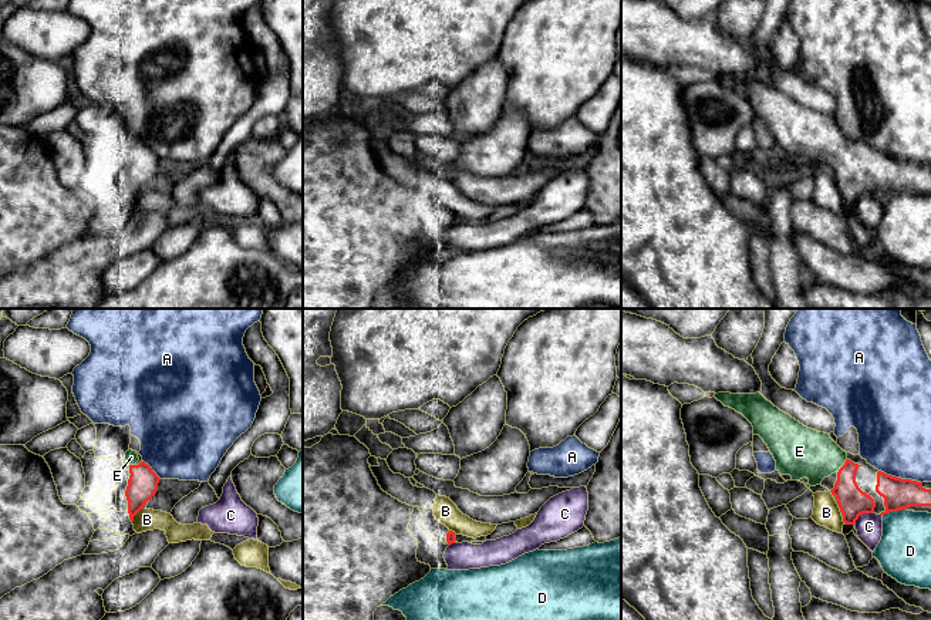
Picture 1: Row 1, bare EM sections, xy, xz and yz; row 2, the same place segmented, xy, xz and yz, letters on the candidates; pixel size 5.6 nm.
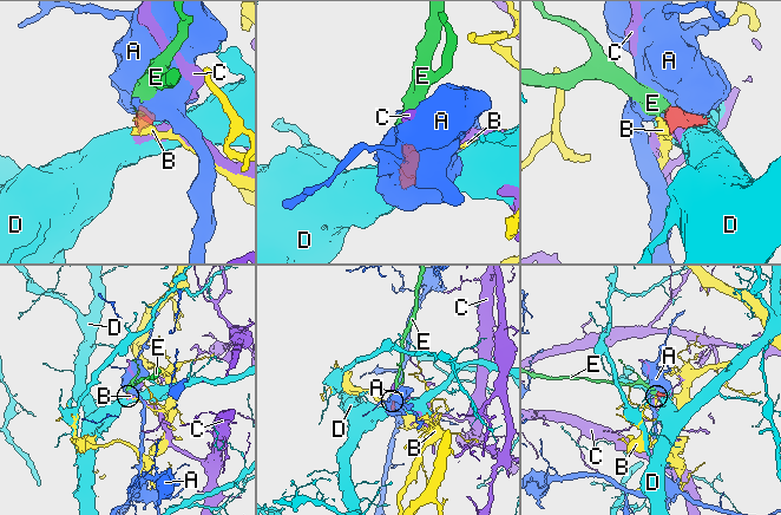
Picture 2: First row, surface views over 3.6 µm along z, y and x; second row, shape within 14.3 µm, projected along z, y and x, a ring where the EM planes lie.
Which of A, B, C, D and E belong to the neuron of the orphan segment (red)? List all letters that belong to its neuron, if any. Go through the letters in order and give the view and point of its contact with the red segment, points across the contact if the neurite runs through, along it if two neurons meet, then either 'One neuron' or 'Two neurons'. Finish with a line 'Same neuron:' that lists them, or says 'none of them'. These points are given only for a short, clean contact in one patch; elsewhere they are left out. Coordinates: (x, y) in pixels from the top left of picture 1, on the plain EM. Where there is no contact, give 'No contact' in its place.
A: Touches red at yz (900, 159). Two neurons
B: Touches red at xy (135, 195). Two neurons
C: Touches red at yz (862, 195). Boundary: yz (872, 194), (863, 194), (854, 204). Two neurons
D: Touches red at yz (894, 192). Boundary: yz (906, 189), (883, 196). Two neurons
E: Touches red at yz (845, 145). Path across: yz (853, 184), (846, 172), (845, 145), (833, 140), (802, 134). One neuron
Same neuron: E

